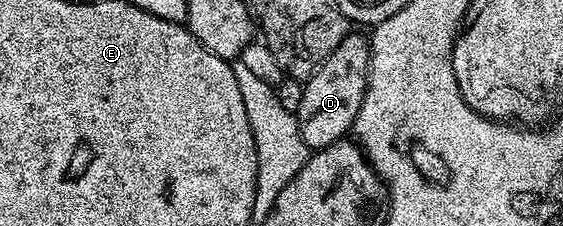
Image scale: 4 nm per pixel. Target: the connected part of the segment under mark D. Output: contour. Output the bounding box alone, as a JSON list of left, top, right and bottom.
[297,31,369,151]

